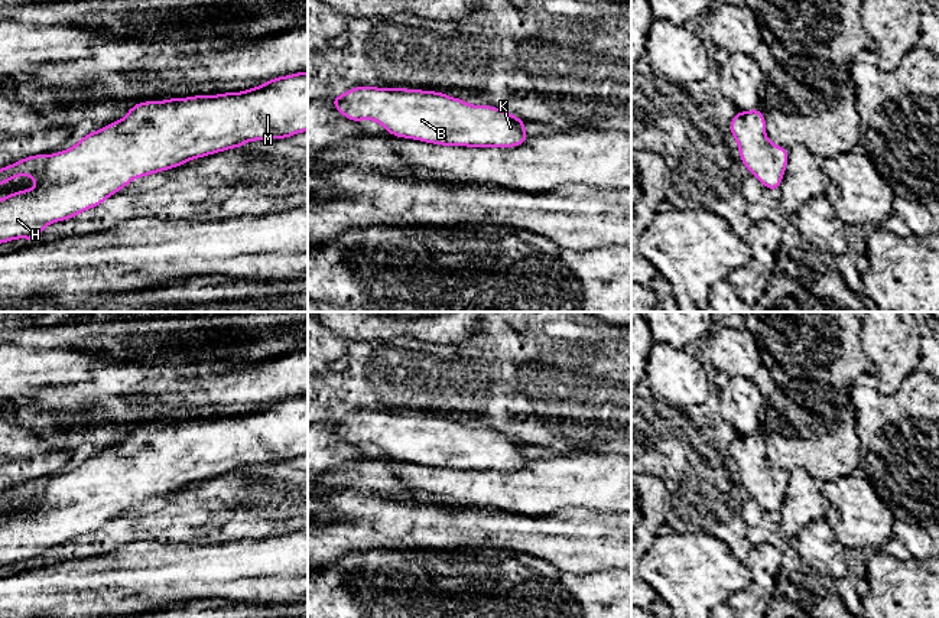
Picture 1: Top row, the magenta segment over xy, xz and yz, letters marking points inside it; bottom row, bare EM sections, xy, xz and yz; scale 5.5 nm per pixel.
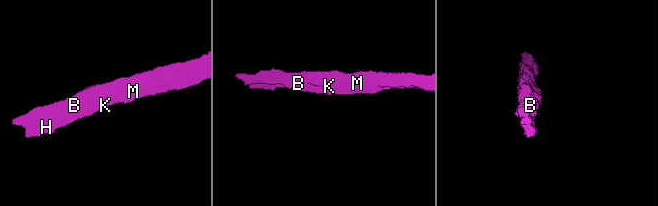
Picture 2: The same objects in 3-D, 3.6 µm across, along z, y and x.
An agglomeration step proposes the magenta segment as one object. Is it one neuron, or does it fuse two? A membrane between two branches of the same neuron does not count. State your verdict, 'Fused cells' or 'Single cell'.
Single cell

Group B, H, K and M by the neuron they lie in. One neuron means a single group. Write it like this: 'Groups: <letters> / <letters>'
Groups: B H K M

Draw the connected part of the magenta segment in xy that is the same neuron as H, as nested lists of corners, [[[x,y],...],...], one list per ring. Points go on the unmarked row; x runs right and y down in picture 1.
[[[308,394],[267,403],[240,416],[137,426],[121,443],[82,459],[71,472],[27,479],[0,491],[0,508],[19,498],[38,505],[35,513],[0,523],[0,567],[17,562],[33,565],[46,549],[98,530],[136,501],[243,471],[246,465],[287,462],[302,455],[308,455]]]

